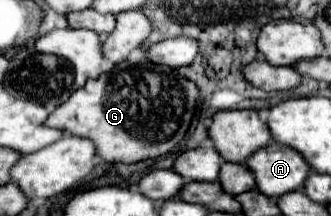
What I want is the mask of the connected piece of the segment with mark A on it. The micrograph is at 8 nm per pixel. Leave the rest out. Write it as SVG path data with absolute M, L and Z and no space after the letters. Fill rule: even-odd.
M278 143L254 151L254 155L246 159L246 167L250 167L258 191L270 197L300 189L310 171L308 163L298 157L292 147Z

